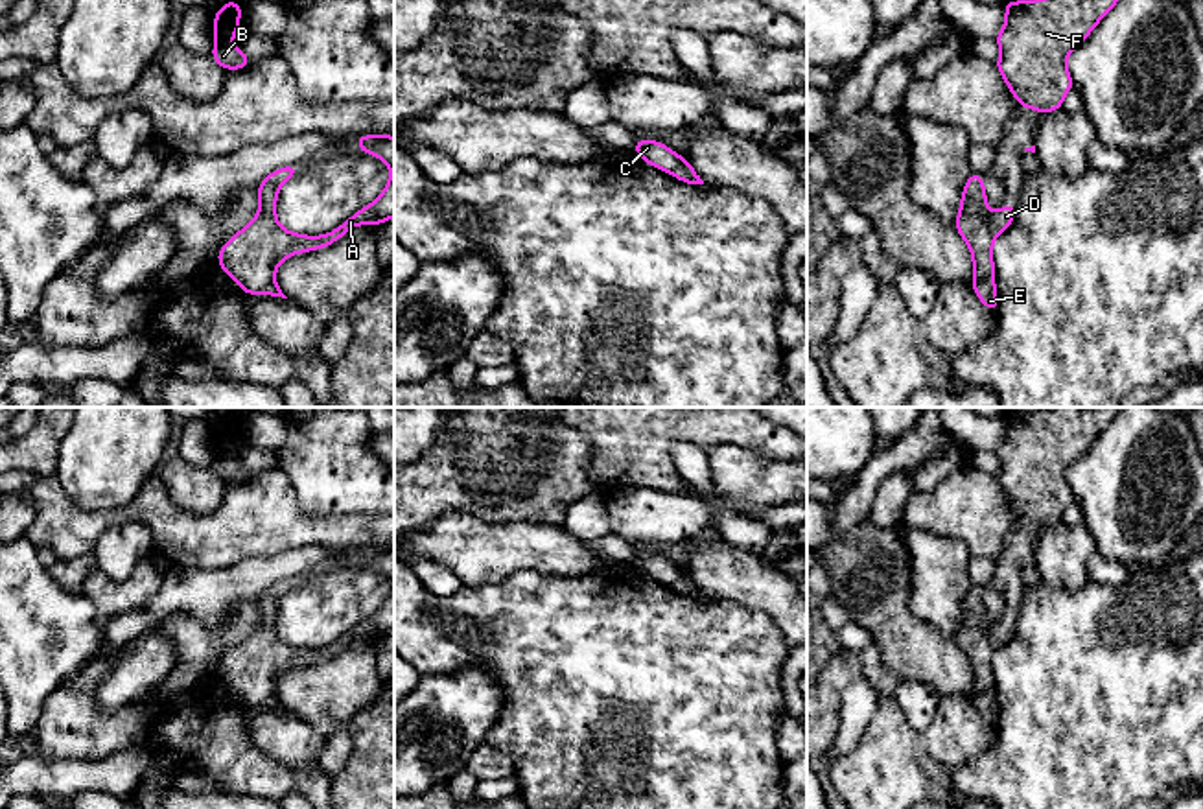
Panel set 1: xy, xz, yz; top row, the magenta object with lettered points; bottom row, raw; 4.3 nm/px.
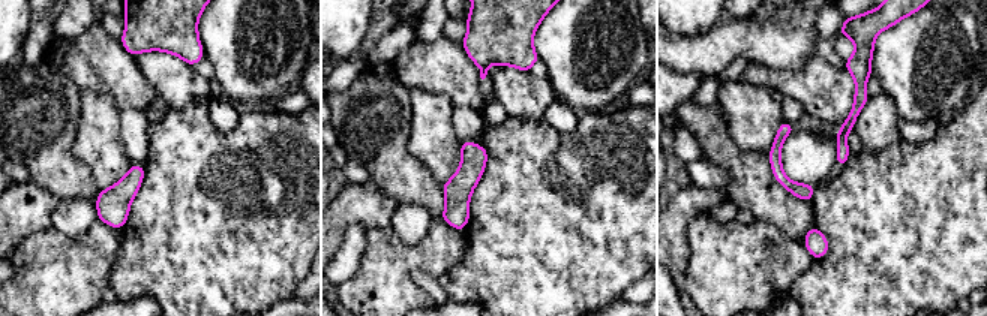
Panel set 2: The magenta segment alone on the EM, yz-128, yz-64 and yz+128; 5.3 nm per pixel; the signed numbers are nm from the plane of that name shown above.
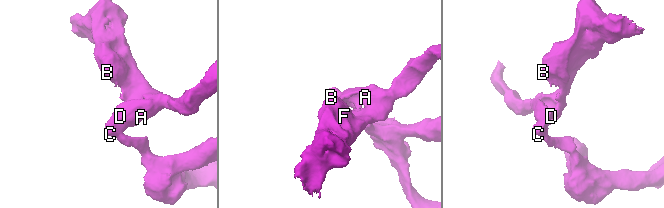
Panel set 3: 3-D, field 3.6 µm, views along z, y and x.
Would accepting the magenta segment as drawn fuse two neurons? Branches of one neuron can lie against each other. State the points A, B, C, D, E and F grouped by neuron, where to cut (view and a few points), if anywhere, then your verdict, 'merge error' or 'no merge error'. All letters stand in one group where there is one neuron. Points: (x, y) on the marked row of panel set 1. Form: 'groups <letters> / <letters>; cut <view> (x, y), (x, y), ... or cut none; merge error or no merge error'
groups A B C D F / E; cut yz (993, 279), (982, 279), (973, 286); merge error

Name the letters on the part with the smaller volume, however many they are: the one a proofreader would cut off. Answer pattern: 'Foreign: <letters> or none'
Foreign: A, B, C, D, F

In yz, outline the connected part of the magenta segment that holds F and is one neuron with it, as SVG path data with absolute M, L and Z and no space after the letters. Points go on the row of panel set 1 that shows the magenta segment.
M1006 0L1006 22L995 37L1000 57L995 63L1011 96L1022 109L1056 112L1074 88L1067 70L1069 53L1081 44L1118 0Z

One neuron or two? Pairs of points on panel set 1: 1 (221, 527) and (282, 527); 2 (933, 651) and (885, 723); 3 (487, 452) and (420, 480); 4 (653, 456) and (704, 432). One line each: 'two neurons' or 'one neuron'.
1: one neuron
2: two neurons
3: one neuron
4: one neuron

